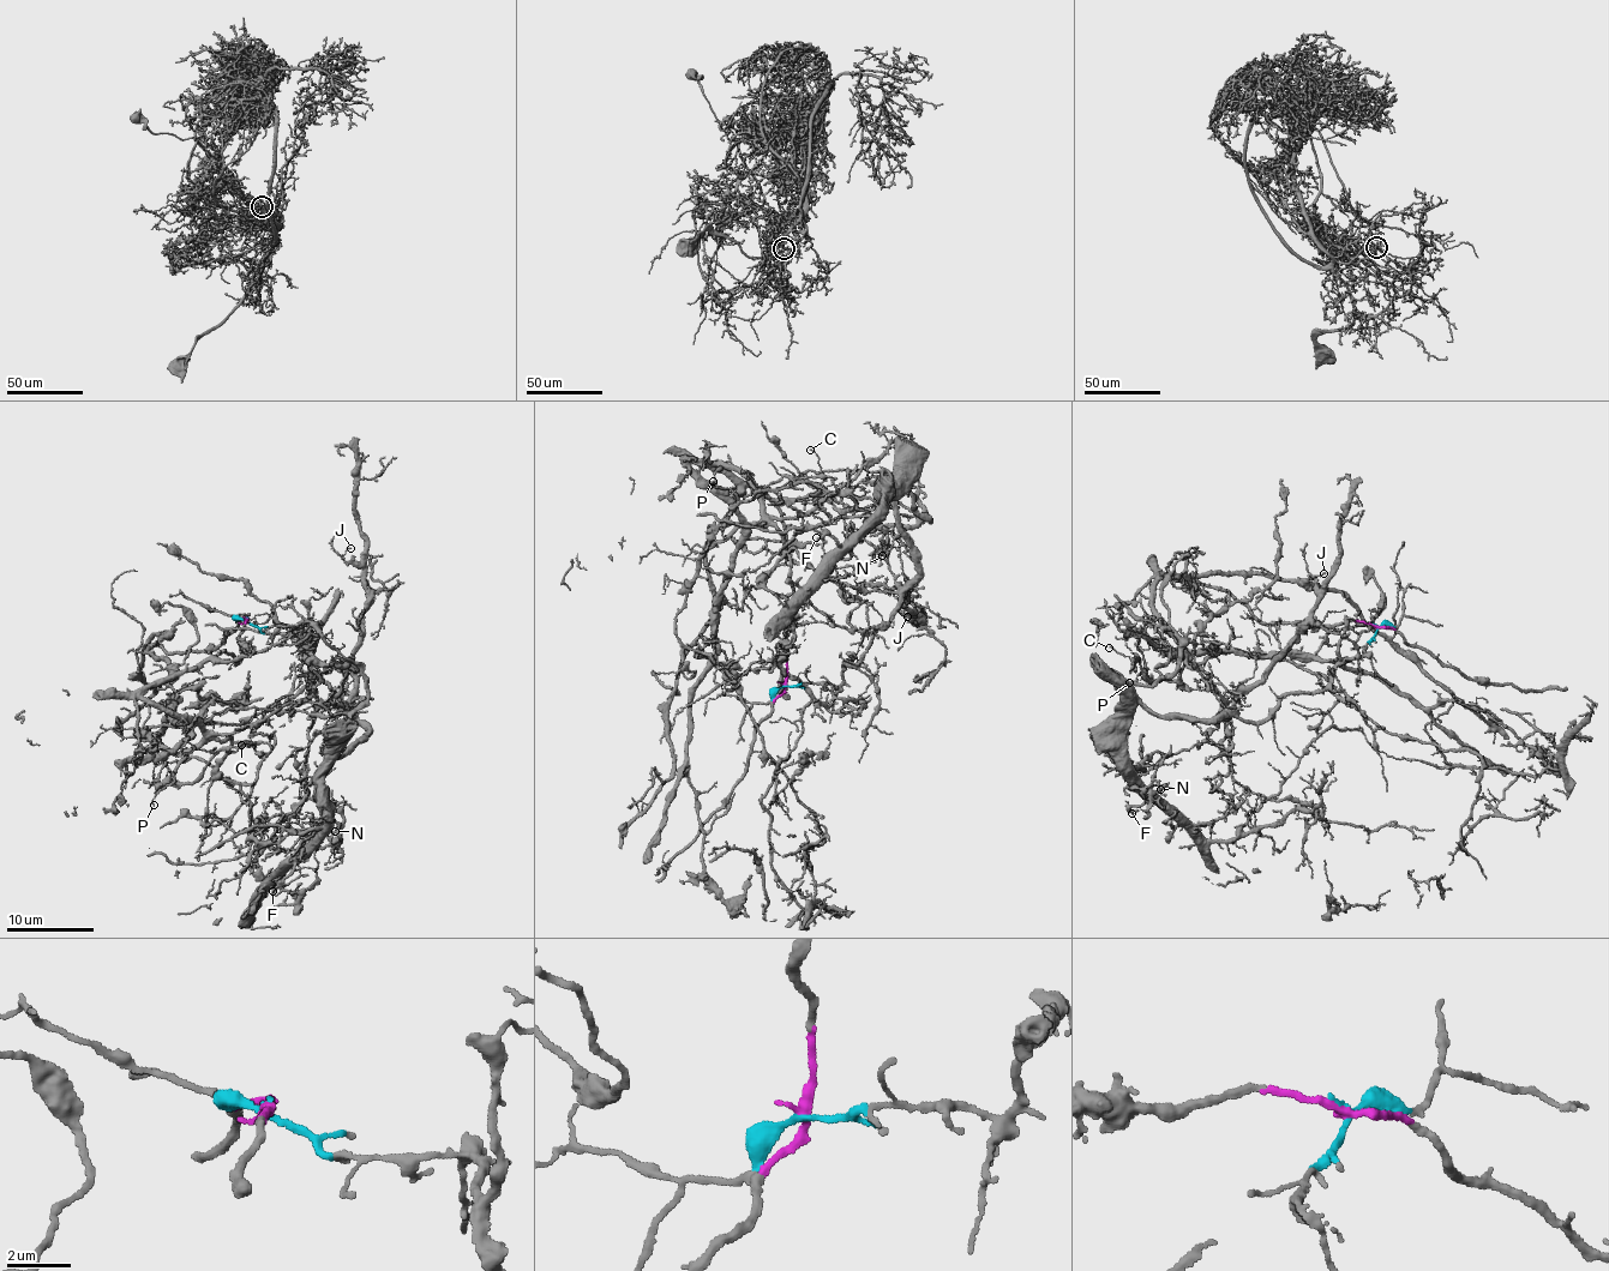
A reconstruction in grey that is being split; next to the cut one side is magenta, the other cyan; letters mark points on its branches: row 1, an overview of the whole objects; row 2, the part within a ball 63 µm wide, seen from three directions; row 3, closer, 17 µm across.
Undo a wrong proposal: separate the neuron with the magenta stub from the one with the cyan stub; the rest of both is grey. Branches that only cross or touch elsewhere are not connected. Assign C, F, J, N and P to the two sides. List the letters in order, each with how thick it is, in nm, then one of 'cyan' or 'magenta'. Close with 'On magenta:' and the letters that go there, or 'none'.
C: 100 nm | magenta
F: 130 nm | cyan
J: 110 nm | cyan
N: 170 nm | cyan
P: 120 nm | magenta
On magenta: C, P

